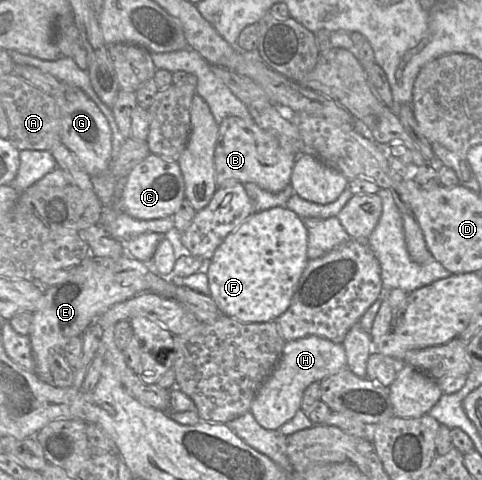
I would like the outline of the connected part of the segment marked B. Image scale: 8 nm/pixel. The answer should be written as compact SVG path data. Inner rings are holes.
M228 116L220 124L214 151L215 183L218 187L236 183L254 183L260 188L277 193L290 184L297 157L286 153L270 132L261 129L251 117L242 119Z

